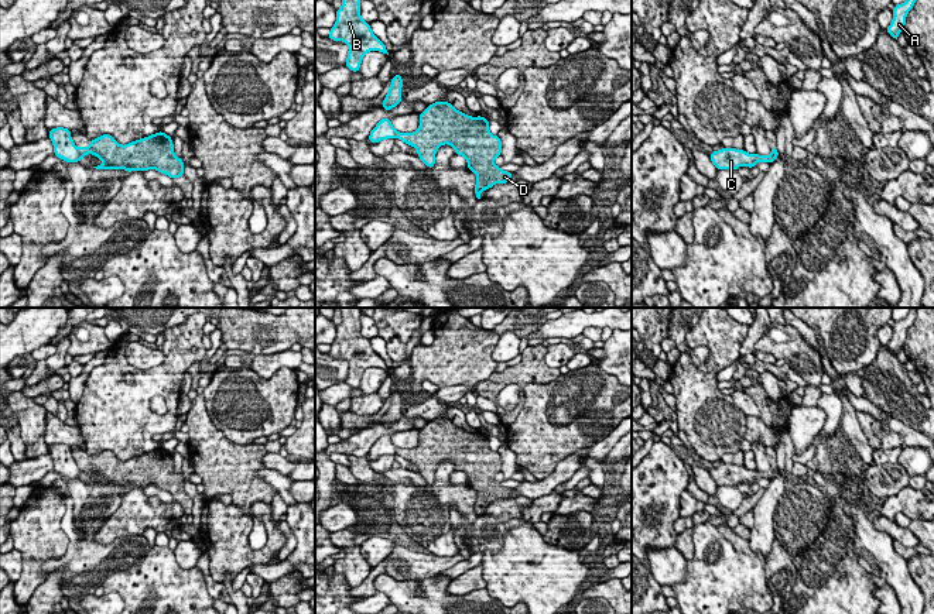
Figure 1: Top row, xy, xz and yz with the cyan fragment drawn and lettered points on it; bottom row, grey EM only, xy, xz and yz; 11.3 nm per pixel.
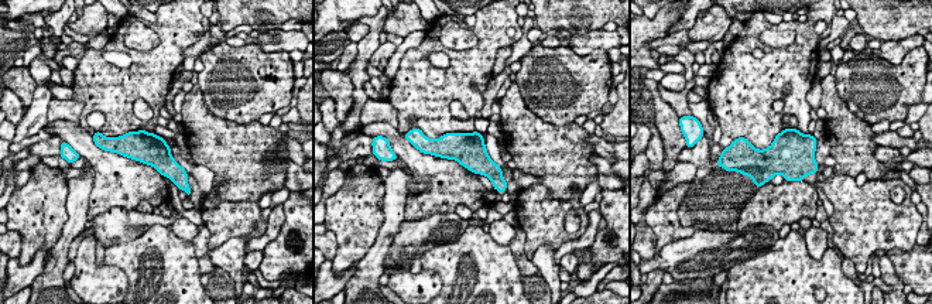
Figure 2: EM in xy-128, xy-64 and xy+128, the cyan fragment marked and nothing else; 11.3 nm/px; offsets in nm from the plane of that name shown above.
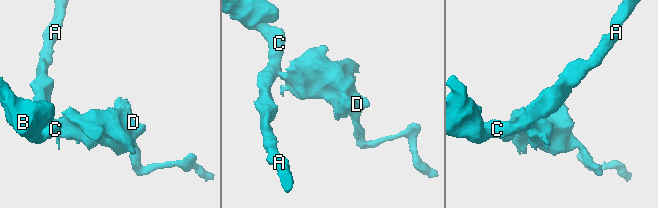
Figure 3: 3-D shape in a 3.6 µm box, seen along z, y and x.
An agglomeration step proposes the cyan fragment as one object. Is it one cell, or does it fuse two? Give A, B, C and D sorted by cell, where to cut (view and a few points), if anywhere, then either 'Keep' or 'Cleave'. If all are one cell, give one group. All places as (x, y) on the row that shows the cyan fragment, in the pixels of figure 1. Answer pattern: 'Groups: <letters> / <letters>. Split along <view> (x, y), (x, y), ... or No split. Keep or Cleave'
Groups: A B C / D. Split along xy (78, 150), (82, 155). Cleave

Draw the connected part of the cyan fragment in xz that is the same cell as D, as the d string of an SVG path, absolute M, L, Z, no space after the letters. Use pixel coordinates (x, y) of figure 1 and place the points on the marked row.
M435 102L420 114L420 127L414 133L396 131L396 138L414 147L417 155L427 165L435 165L435 154L444 144L455 150L468 161L468 169L476 174L475 196L496 183L512 182L513 172L495 165L502 154L499 136L489 131L489 120L472 117L456 110L449 102Z

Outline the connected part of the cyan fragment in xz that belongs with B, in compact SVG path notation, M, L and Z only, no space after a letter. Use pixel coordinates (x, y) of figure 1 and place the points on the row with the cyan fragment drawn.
M342 0L342 7L336 10L336 21L329 32L329 40L348 45L345 66L352 72L359 72L363 55L370 51L389 55L386 45L373 34L370 24L362 20L360 0Z

